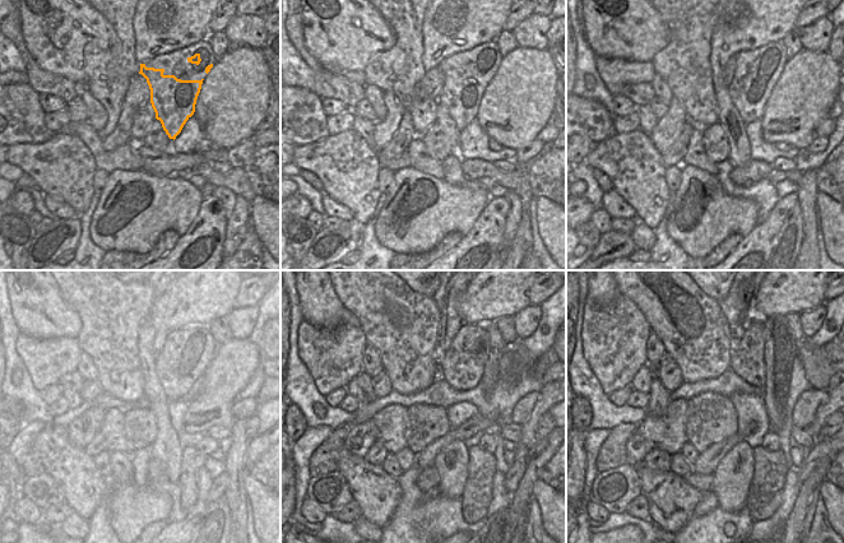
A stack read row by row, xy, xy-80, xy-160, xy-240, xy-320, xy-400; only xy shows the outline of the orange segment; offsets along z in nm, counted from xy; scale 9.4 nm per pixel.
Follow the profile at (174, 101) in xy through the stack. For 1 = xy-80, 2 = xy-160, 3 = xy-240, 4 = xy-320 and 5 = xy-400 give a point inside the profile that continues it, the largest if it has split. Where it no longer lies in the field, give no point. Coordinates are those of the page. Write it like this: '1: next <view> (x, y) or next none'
1: next xy-80 (462, 103)
2: next xy-160 (747, 100)
3: next xy-240 (174, 390)
4: next xy-320 (448, 365)
5: next xy-400 (734, 362)

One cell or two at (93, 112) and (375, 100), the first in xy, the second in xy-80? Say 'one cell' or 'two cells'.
one cell

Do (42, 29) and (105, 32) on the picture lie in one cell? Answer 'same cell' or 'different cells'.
same cell

